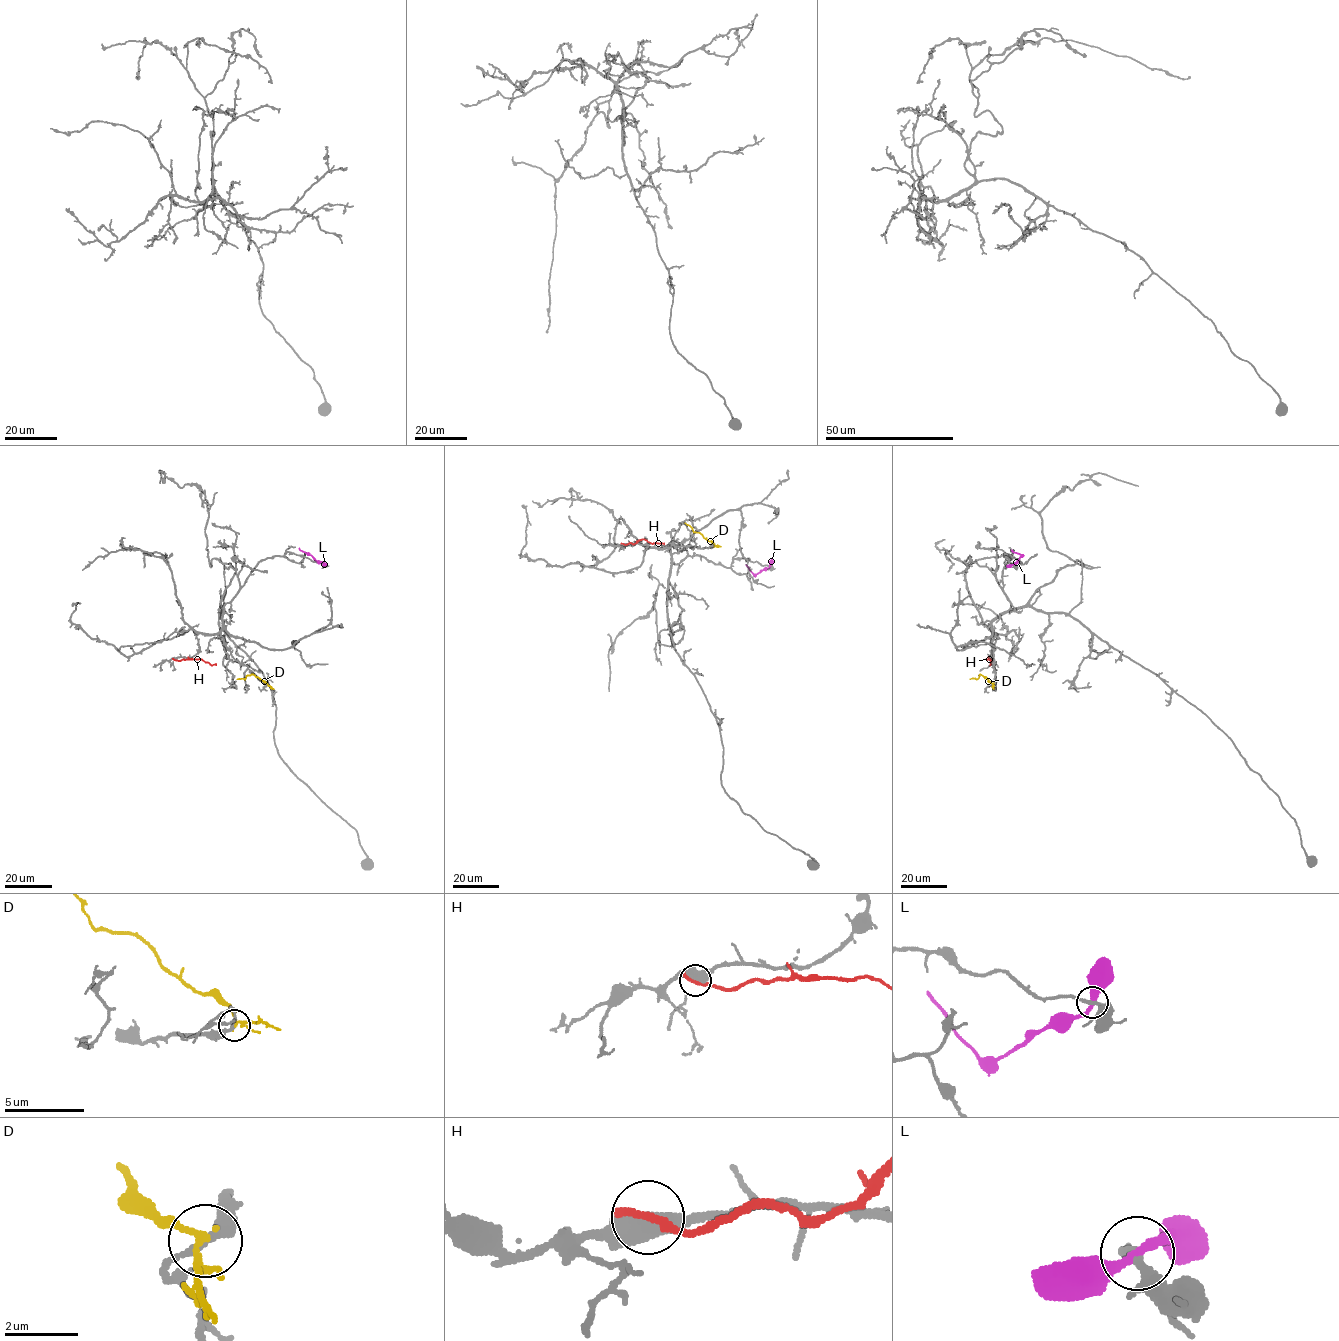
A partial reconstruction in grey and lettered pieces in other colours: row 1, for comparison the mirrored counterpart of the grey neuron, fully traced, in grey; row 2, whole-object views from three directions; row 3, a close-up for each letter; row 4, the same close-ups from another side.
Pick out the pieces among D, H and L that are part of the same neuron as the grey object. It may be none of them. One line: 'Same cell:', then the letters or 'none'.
Same cell: D

